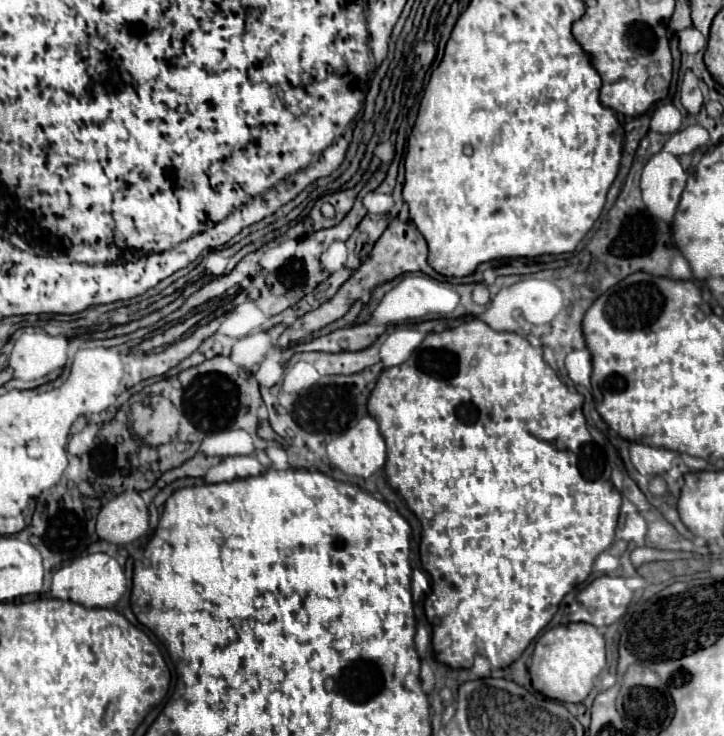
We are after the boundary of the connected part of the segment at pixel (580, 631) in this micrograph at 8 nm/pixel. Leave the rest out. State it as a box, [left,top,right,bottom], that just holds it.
[529,623,605,703]

